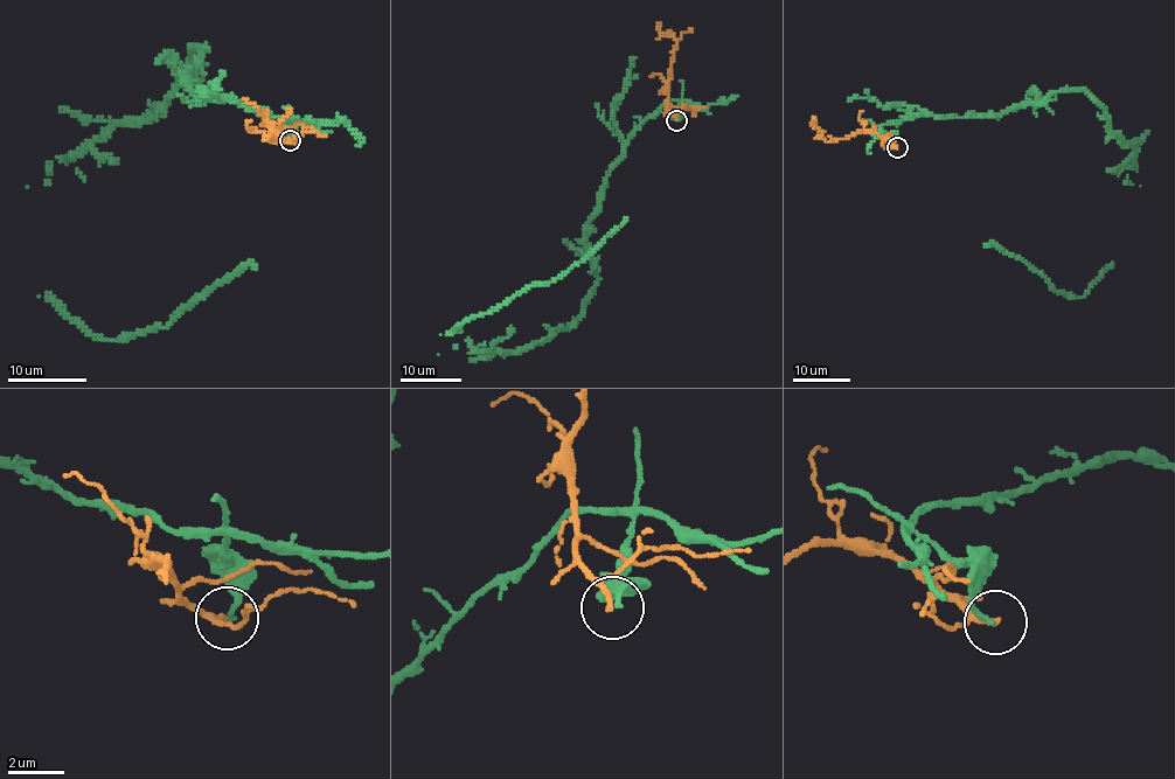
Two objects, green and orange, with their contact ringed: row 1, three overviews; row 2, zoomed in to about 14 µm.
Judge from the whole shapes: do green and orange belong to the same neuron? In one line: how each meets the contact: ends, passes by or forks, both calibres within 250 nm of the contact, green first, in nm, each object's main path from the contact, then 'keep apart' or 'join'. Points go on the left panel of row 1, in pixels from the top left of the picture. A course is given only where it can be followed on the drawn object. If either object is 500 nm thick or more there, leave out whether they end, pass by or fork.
green ends; orange passes by; calibres 170 and 160 nm; course green (290, 140), (194, 91), (193, 47), (48, 162), (49, 293), (92, 334), (255, 268); course orange (290, 140), (276, 134), (271, 125), (276, 141), (247, 126), (252, 120); keep apart

